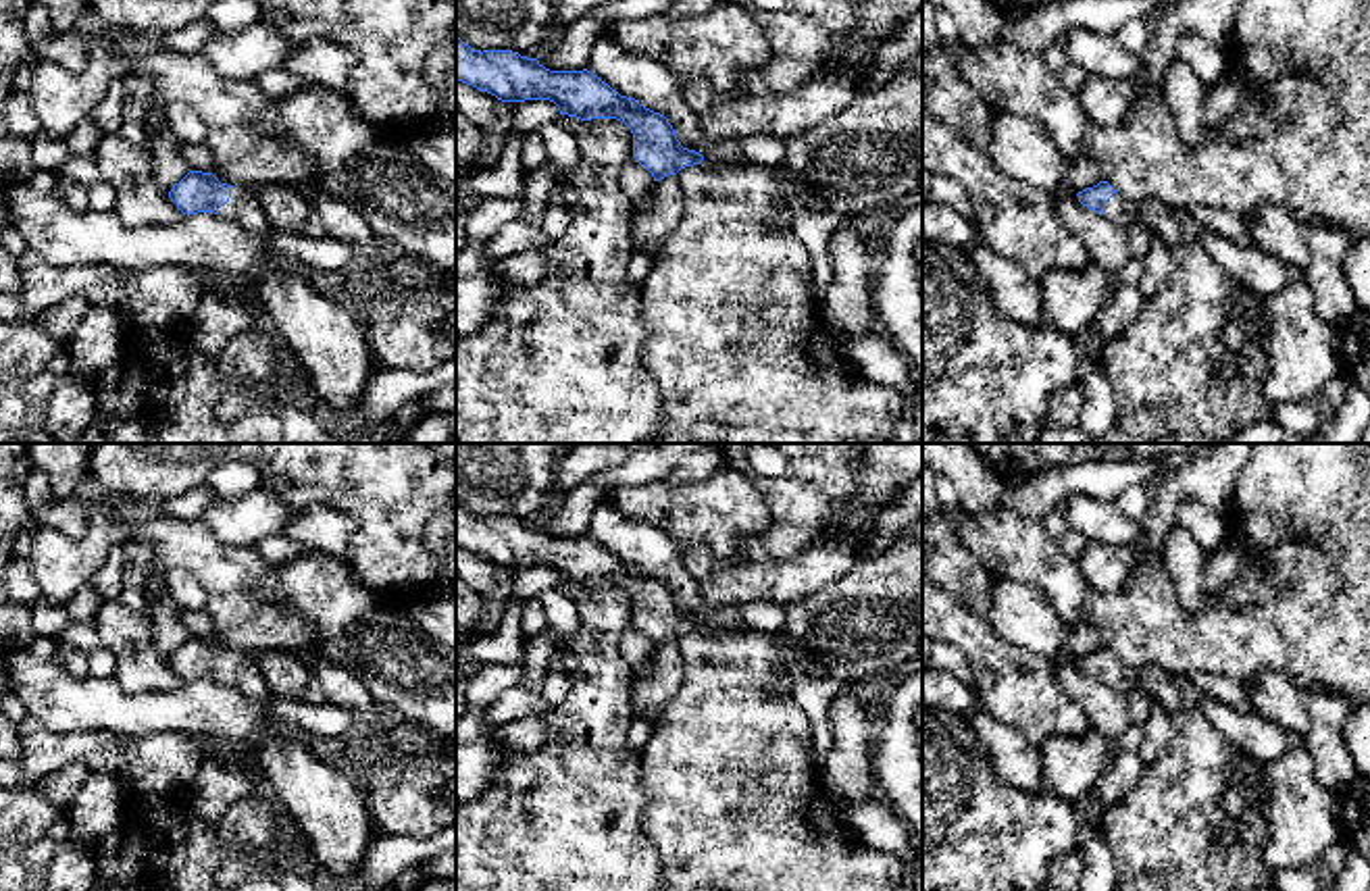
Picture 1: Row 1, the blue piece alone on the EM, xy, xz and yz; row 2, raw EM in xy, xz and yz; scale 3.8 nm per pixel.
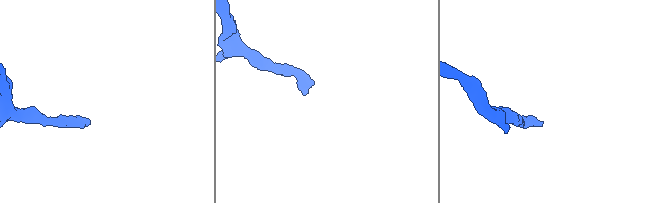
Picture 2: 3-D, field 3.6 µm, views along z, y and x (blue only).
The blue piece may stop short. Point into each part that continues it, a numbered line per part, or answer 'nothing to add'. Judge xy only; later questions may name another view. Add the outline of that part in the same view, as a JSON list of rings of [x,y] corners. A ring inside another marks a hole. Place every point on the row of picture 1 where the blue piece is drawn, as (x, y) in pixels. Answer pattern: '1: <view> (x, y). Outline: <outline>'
1: xy (244, 209). Outline: [[[233,185],[231,198],[219,208],[219,217],[242,225],[252,233],[271,233],[275,231],[267,219],[256,194],[252,187]]]

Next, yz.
1: yz (1175, 225). Outline: [[[1118,192],[1106,202],[1103,212],[1112,223],[1128,229],[1141,223],[1153,237],[1164,239],[1170,248],[1199,241],[1201,227],[1187,208],[1172,208],[1158,198],[1131,202]]]

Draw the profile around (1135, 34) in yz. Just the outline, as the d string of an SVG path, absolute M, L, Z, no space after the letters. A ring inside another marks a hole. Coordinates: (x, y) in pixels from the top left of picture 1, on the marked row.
M1133 19L1133 21L1124 23L1124 25L1118 29L1116 37L1120 40L1120 44L1122 44L1128 52L1141 56L1143 50L1145 50L1147 44L1149 44L1151 23L1153 23L1153 21Z

